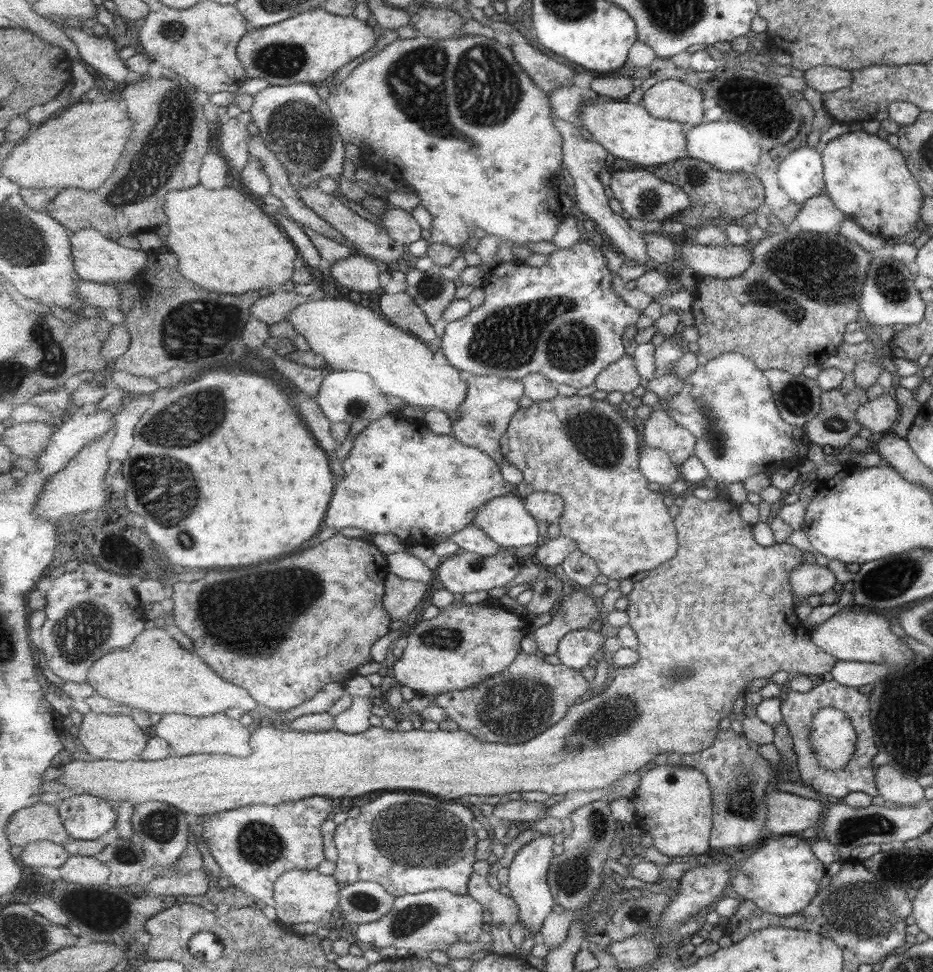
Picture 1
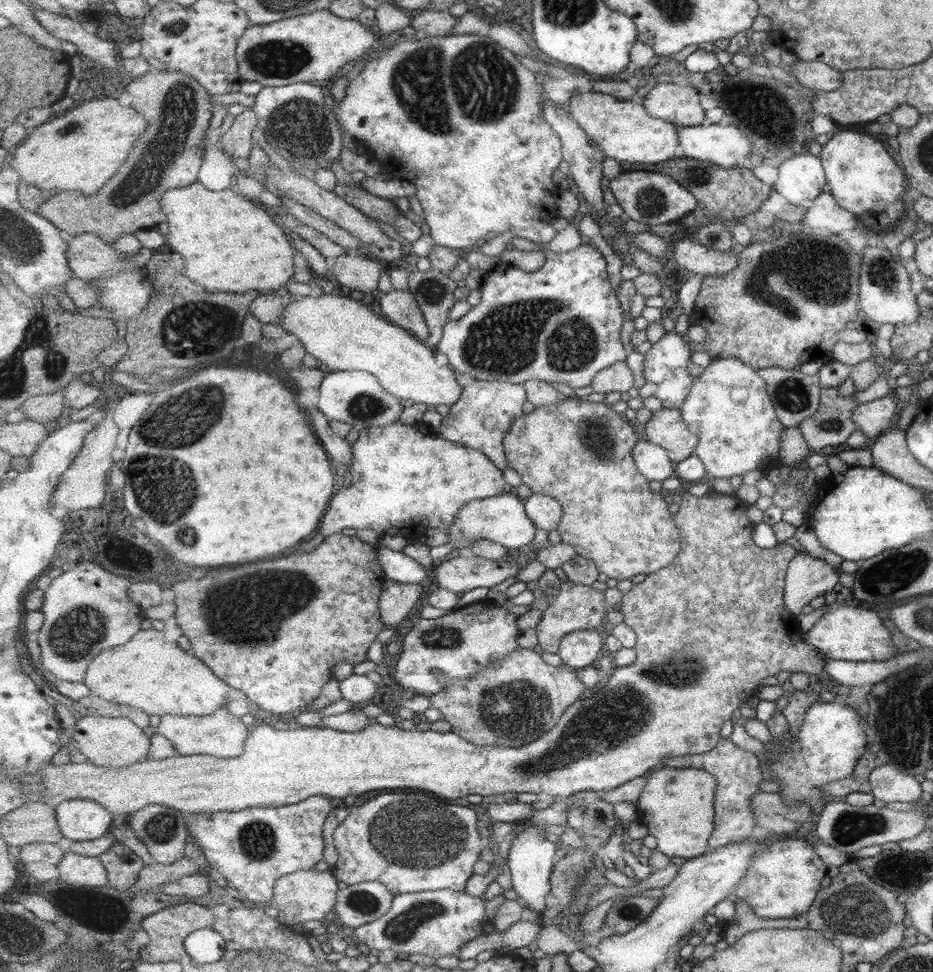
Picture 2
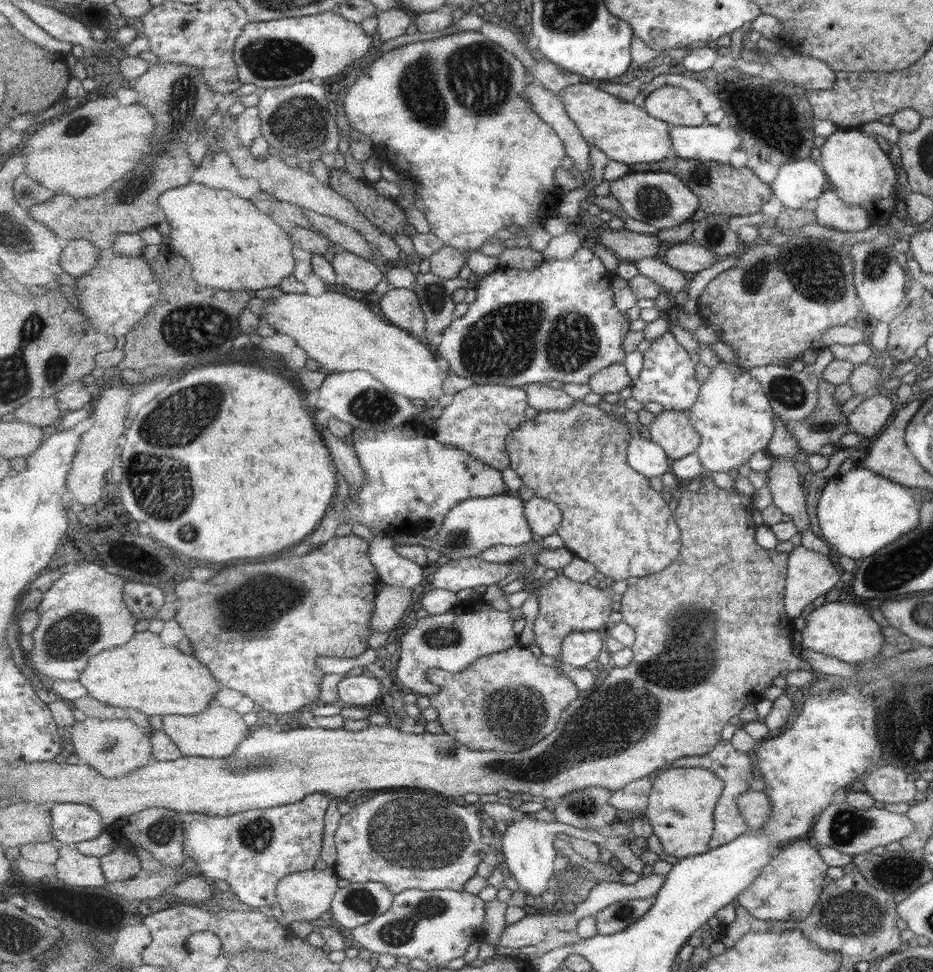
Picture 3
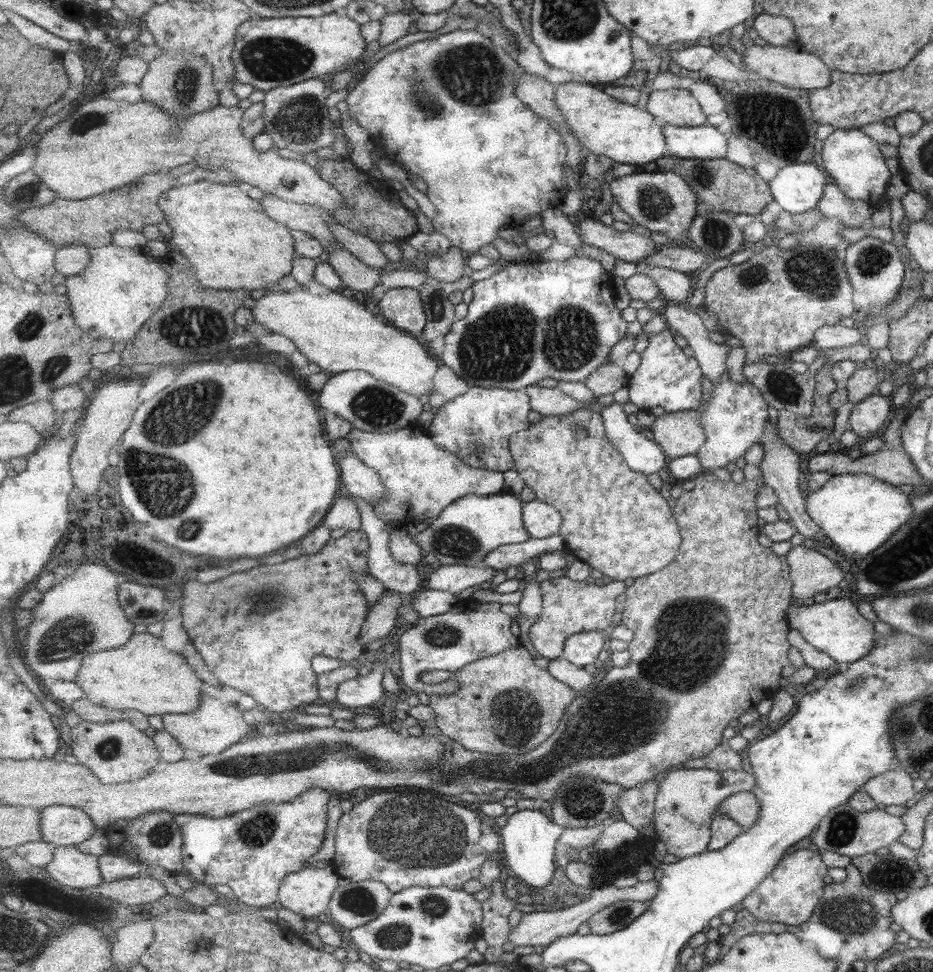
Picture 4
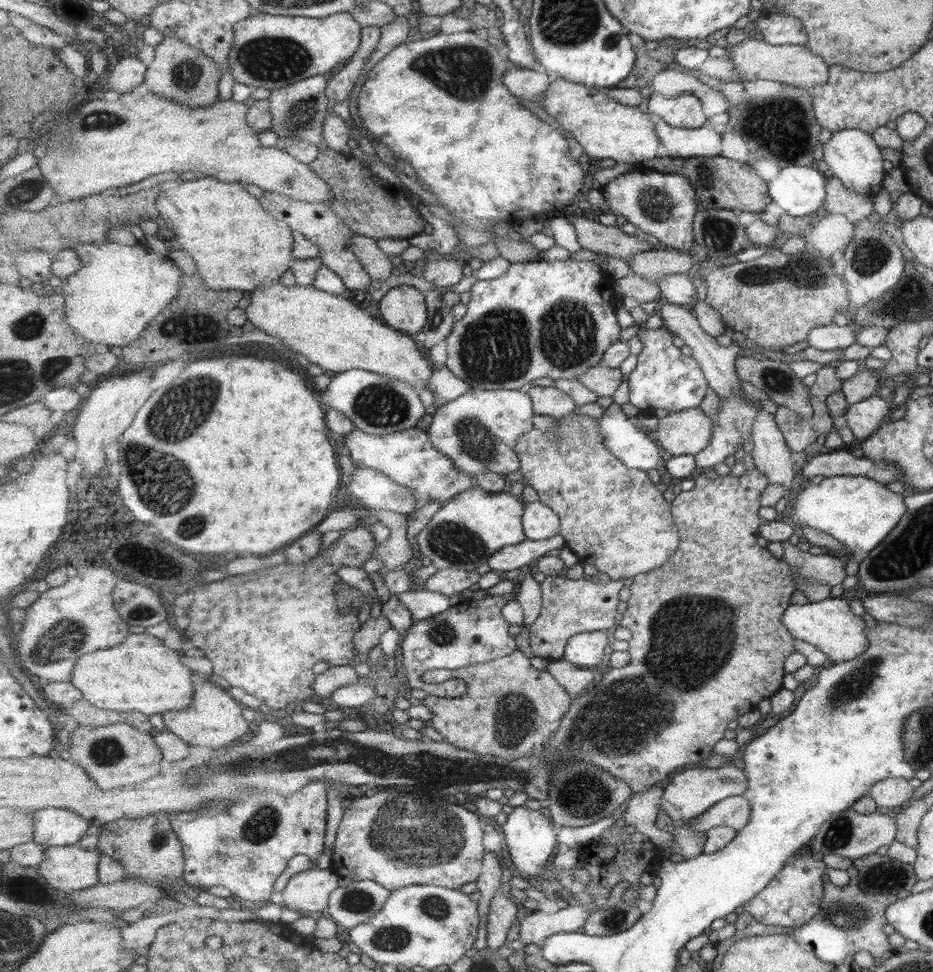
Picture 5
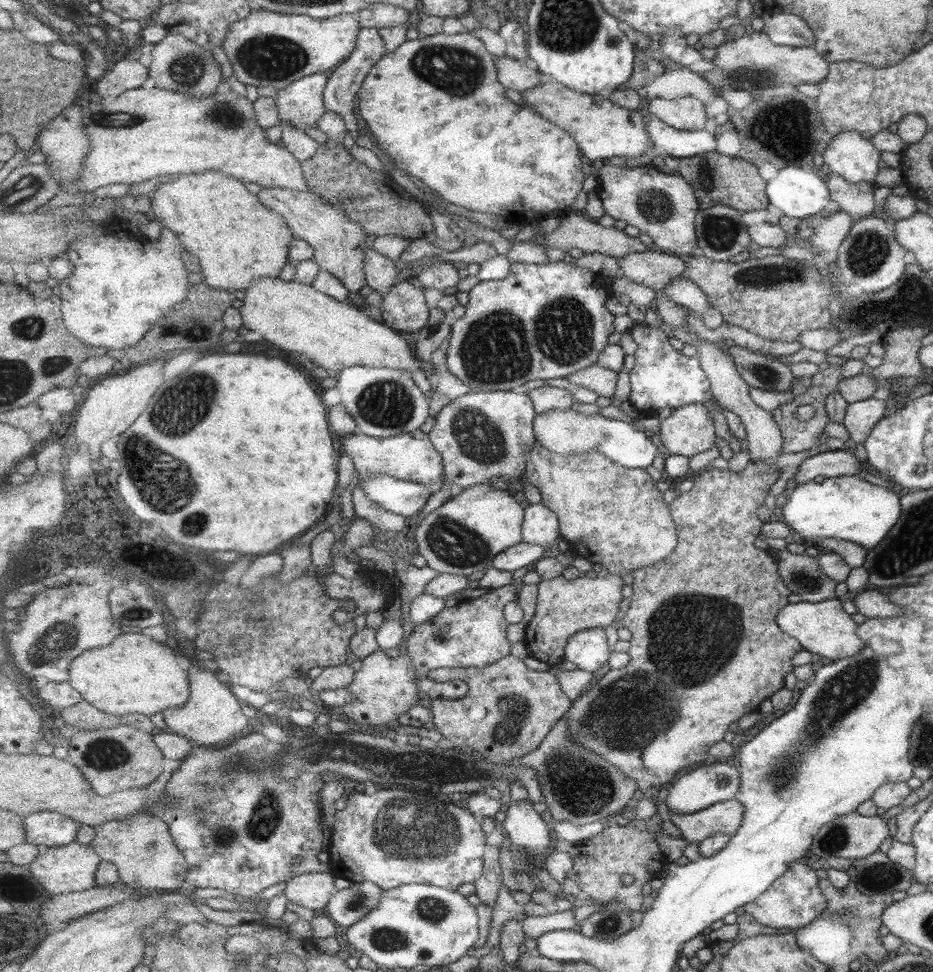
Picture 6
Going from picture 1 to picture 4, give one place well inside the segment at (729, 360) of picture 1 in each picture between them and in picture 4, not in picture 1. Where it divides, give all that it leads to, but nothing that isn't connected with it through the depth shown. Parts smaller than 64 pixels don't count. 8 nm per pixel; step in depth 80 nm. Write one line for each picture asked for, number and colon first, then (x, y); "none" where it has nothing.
2: (728, 408)
3: (733, 414)
4: (734, 418)

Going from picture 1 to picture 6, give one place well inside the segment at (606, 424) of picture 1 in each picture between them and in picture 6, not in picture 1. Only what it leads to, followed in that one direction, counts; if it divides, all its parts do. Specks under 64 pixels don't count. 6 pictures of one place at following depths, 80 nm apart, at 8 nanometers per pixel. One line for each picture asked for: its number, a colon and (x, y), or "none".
2: (580, 452)
3: (578, 458)
4: (615, 520)
5: (616, 518)
6: (610, 515)

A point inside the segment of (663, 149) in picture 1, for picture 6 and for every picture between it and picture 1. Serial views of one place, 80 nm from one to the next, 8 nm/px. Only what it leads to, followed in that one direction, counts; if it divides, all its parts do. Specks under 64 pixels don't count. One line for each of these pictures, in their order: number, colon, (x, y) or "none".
2: (625, 131)
3: (626, 133)
4: (604, 125)
5: (605, 128)
6: (603, 129)

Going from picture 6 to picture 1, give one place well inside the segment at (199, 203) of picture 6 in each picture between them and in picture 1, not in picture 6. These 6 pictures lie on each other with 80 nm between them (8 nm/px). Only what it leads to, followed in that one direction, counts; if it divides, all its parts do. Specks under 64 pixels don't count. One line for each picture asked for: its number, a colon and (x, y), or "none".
1: (226, 242)
2: (231, 245)
3: (232, 245)
4: (229, 237)
5: (238, 245)

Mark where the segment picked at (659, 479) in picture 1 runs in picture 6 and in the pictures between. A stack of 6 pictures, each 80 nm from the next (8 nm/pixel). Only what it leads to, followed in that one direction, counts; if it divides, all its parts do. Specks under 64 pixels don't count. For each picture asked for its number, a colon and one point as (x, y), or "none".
2: (654, 462)
3: (645, 456)
4: (643, 455)
5: (628, 442)
6: (565, 432)

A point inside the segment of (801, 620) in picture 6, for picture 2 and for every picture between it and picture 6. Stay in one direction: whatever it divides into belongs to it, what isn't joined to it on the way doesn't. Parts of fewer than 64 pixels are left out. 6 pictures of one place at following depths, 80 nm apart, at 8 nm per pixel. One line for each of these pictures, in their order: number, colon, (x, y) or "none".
2: (845, 633)
3: (844, 631)
4: (833, 627)
5: (827, 625)

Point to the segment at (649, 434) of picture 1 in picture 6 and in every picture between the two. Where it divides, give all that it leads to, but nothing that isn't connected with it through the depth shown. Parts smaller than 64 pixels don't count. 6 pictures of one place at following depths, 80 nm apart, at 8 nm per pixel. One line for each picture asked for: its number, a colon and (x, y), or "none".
2: (667, 428)
3: (674, 430)
4: (680, 434)
5: (686, 432)
6: (690, 430)

